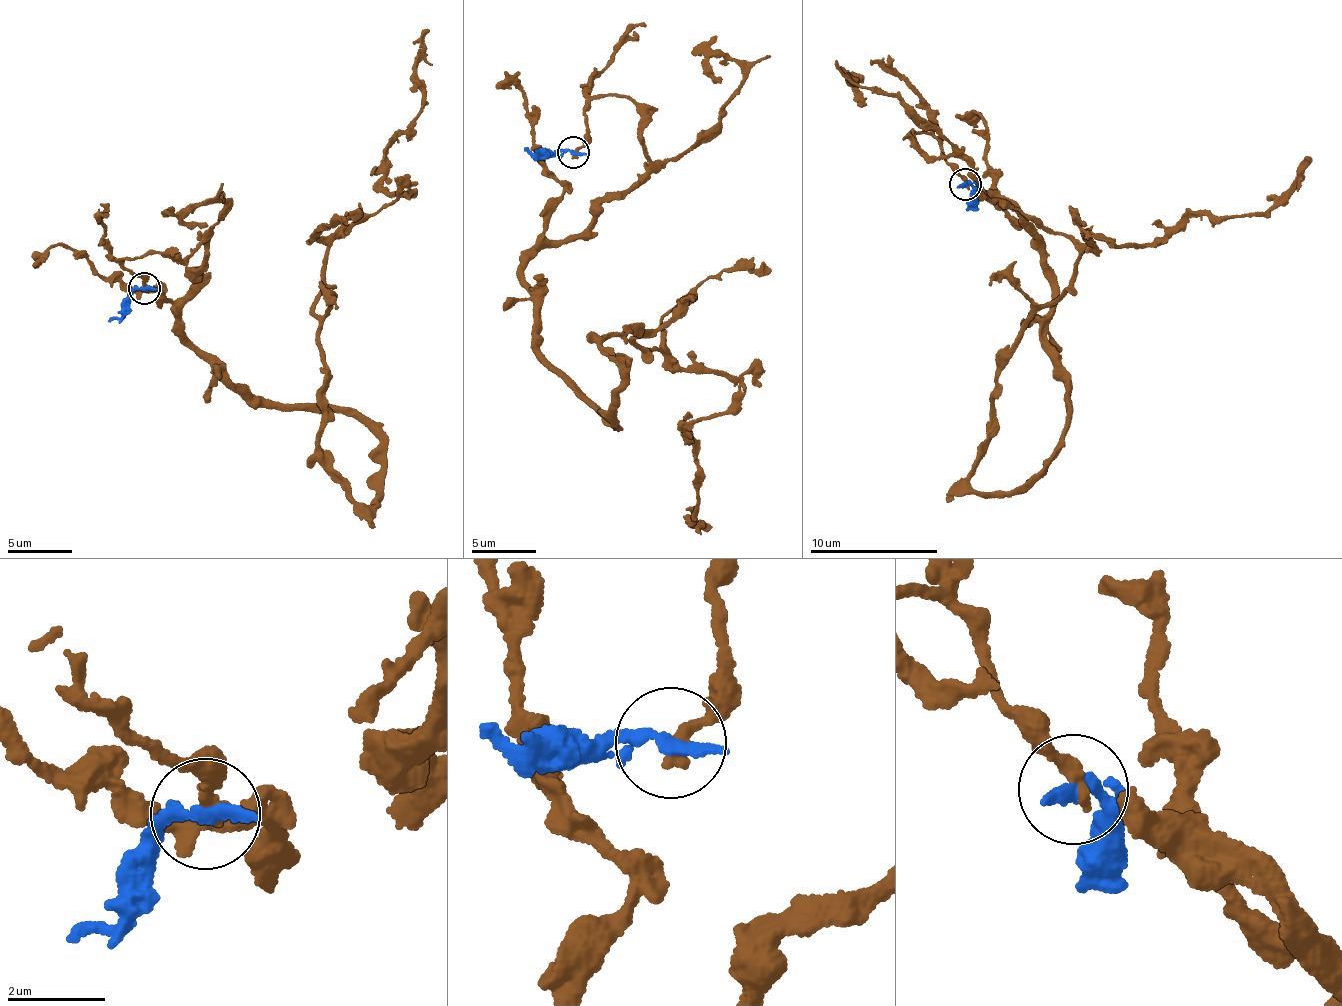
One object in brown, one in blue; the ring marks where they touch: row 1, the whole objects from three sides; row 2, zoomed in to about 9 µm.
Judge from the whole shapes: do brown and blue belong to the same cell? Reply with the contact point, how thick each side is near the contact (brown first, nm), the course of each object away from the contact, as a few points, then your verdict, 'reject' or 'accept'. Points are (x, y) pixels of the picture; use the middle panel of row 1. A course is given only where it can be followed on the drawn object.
at (573, 152); 300 nm thick on the brown side, 340 nm on the other; brown runs (574, 151), (639, 110), (527, 257), (542, 355), (612, 425), (635, 322), (737, 388), (711, 530); blue runs (574, 151), (556, 151), (541, 156), (525, 148); reject

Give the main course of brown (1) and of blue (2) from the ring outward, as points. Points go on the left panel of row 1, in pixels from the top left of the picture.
1: (144, 288), (205, 241), (181, 336), (366, 424), (371, 507), (314, 308), (409, 191), (430, 29)
2: (144, 288), (130, 294), (124, 310), (109, 320)

